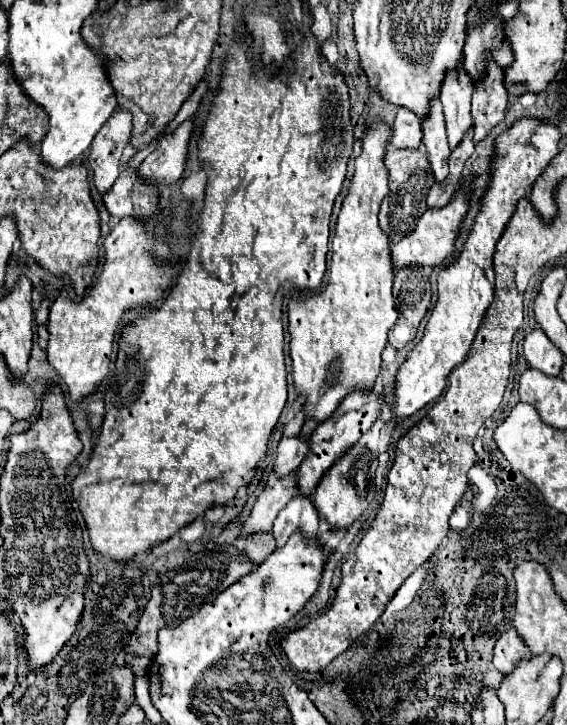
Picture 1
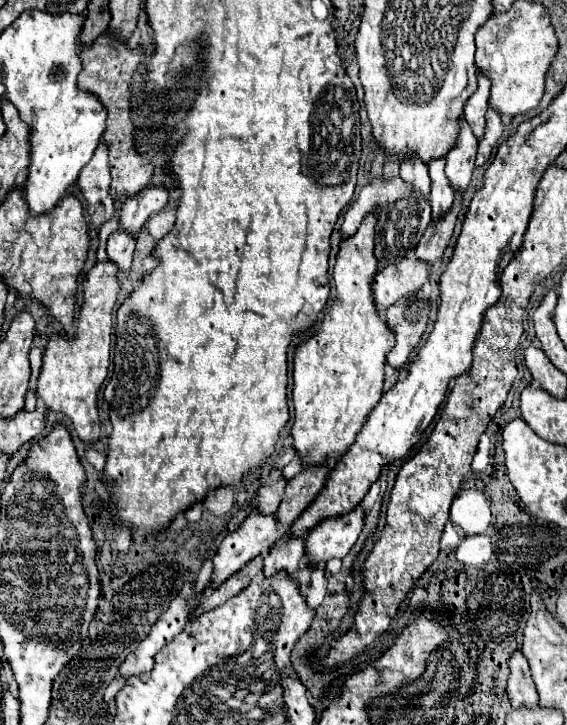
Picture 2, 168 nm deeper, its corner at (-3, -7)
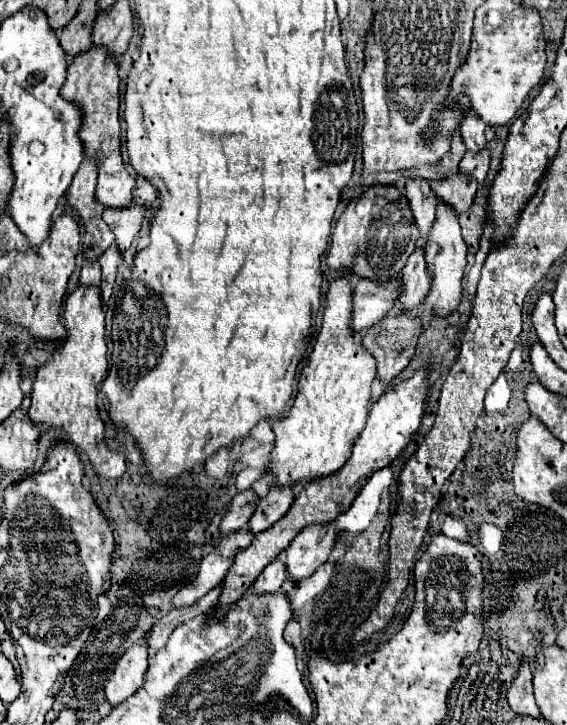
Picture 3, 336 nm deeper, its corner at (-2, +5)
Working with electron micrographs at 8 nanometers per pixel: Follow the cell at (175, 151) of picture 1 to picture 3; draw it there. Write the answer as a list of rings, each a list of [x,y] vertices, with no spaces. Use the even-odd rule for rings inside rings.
[[[133,204],[127,208],[105,208],[103,220],[115,232],[115,244],[119,244],[121,252],[125,252],[131,246],[133,238],[139,234],[145,214],[147,208],[141,204]]]

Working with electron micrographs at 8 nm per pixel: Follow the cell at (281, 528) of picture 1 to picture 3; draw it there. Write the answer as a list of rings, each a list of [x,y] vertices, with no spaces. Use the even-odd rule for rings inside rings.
[[[277,556],[261,574],[259,578],[255,580],[255,592],[279,592],[281,584],[285,582],[287,578],[287,570],[285,570],[285,564],[281,560],[281,556]]]

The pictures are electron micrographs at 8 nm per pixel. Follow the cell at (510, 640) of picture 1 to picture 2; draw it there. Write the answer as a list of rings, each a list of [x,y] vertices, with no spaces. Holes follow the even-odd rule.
[[[514,652],[514,656],[510,658],[510,678],[506,692],[512,708],[534,708],[538,704],[538,692],[522,652]]]

